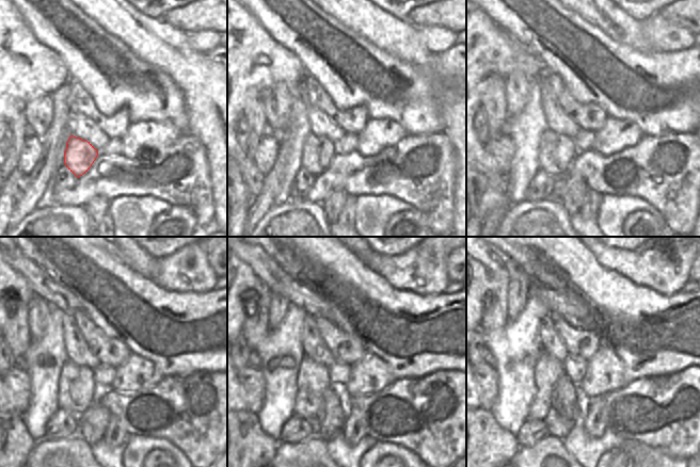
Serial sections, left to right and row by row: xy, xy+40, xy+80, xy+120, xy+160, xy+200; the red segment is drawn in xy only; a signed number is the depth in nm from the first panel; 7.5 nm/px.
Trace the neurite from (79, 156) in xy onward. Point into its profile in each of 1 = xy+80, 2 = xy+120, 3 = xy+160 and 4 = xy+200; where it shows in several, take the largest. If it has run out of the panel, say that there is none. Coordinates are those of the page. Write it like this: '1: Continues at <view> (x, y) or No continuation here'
1: Continues at xy+80 (556, 153)
2: Continues at xy+120 (76, 386)
3: Continues at xy+160 (312, 383)
4: Continues at xy+200 (542, 403)

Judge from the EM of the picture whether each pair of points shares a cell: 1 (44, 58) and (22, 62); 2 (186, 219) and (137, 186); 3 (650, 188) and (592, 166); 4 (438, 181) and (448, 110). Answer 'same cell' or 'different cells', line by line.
1: same cell
2: different cells
3: same cell
4: different cells

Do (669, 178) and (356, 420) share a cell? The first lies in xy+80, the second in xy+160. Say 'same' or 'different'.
different

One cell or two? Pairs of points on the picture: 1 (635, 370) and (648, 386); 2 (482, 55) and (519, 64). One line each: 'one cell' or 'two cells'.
1: two cells
2: one cell

